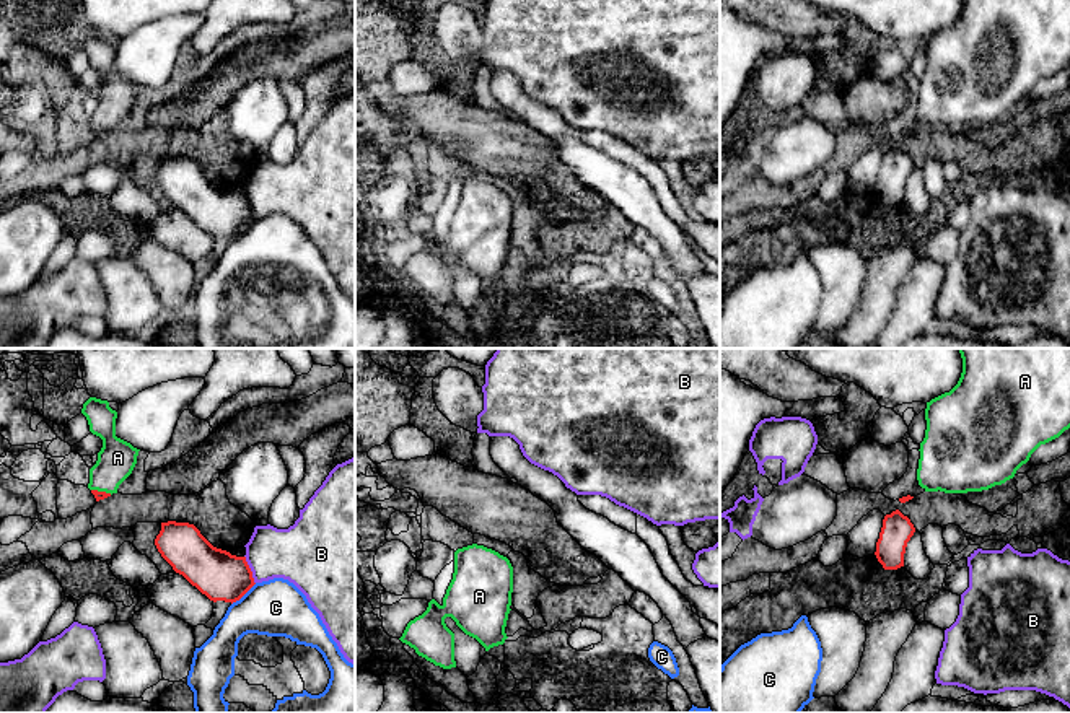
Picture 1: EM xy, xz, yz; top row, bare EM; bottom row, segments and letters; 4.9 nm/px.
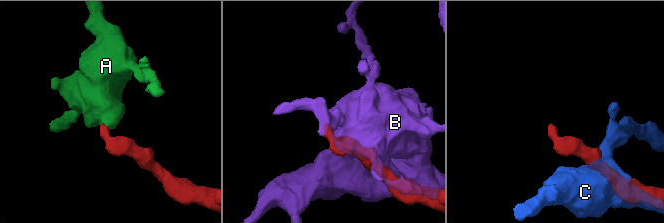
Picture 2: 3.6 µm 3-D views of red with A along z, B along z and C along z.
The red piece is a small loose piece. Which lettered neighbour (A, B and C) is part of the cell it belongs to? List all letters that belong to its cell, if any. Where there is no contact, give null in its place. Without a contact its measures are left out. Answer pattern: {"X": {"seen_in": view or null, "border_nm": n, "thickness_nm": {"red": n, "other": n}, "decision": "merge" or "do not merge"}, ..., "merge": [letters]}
{"A": {"seen_in": "xy", "border_nm": 110, "thickness_nm": {"red": 50, "other": 190}, "decision": "merge"}, "B": {"seen_in": "xy", "border_nm": 150, "thickness_nm": {"red": 240, "other": 280}, "decision": "do not merge"}, "C": {"seen_in": "xy", "border_nm": 170, "thickness_nm": {"red": 240, "other": 280}, "decision": "do not merge"}, "merge": ["A"]}

